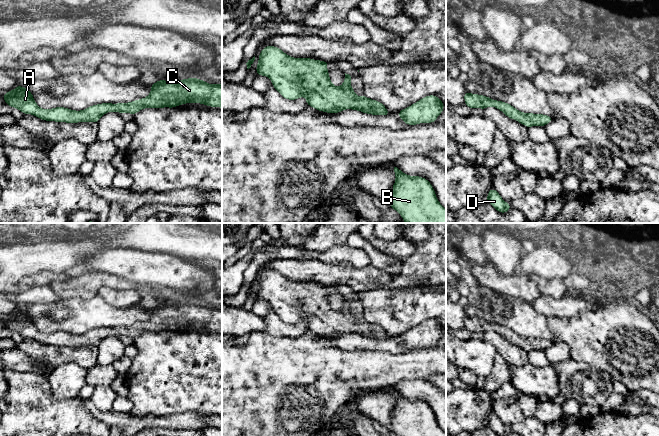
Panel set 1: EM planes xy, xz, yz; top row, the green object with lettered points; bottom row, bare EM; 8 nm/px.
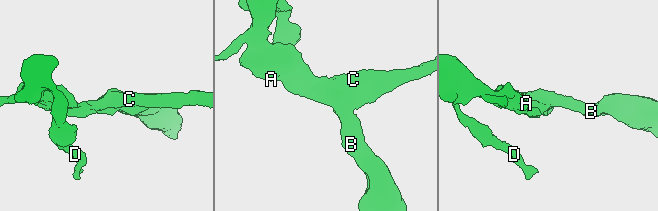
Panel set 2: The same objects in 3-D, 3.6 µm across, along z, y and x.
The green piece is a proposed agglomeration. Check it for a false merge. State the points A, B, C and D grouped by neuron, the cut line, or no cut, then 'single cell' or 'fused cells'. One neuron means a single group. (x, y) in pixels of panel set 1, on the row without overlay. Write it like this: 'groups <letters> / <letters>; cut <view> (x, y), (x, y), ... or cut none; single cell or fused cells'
groups A B C D; cut none; single cell

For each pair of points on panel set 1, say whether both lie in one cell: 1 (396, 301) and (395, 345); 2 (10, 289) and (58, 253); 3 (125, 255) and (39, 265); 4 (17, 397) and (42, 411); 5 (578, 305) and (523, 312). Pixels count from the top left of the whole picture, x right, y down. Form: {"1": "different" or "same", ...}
{"1": "different", "2": "same", "3": "different", "4": "same", "5": "different"}

